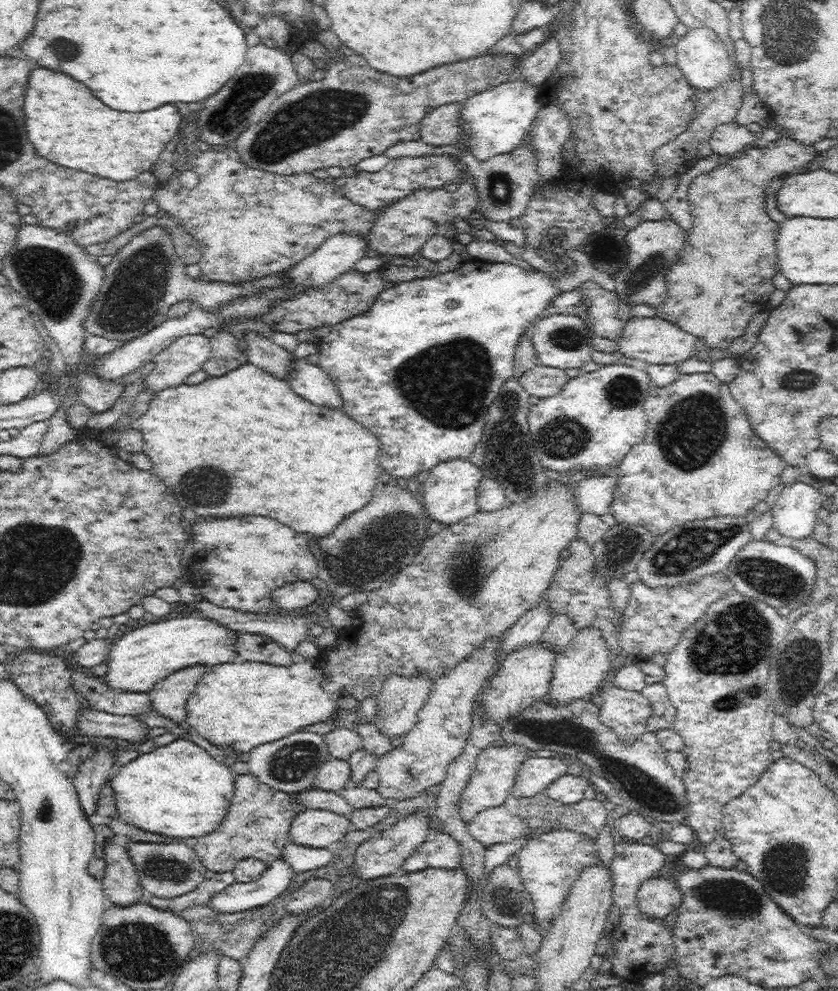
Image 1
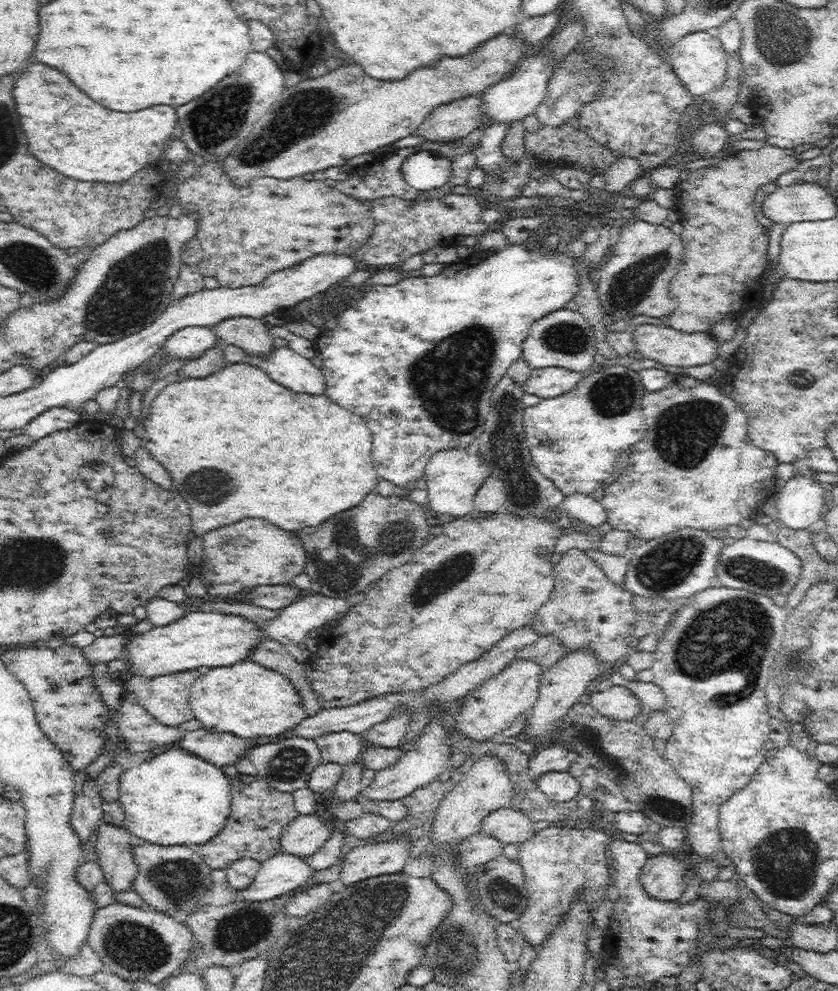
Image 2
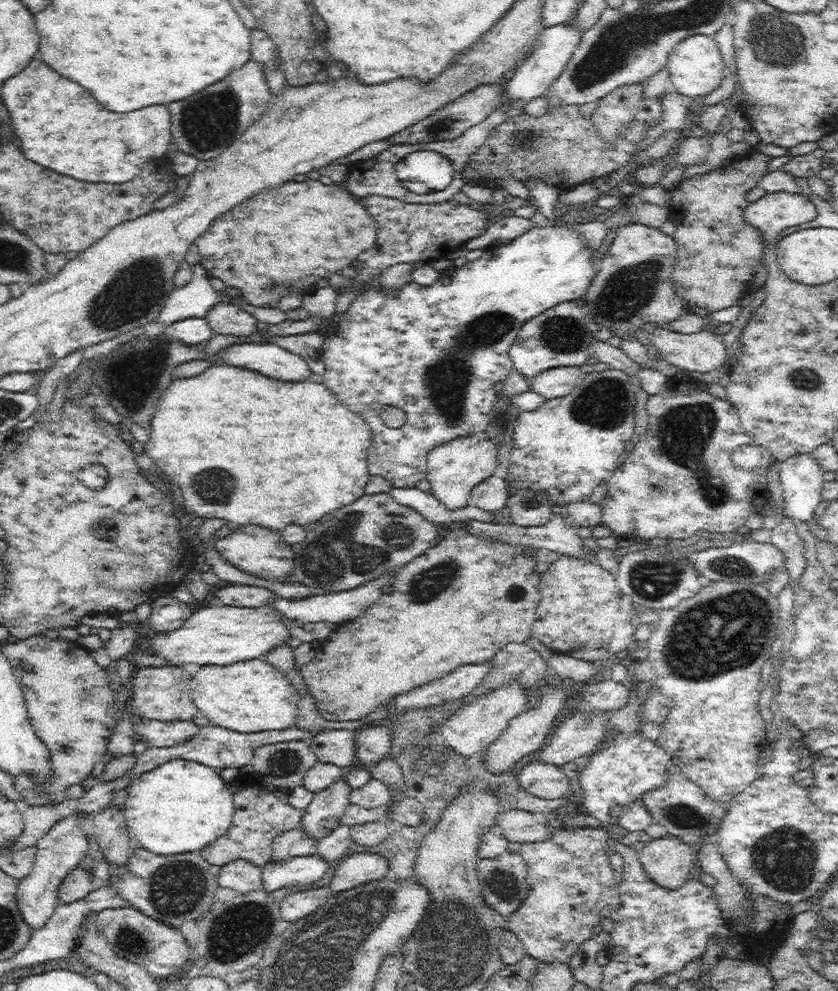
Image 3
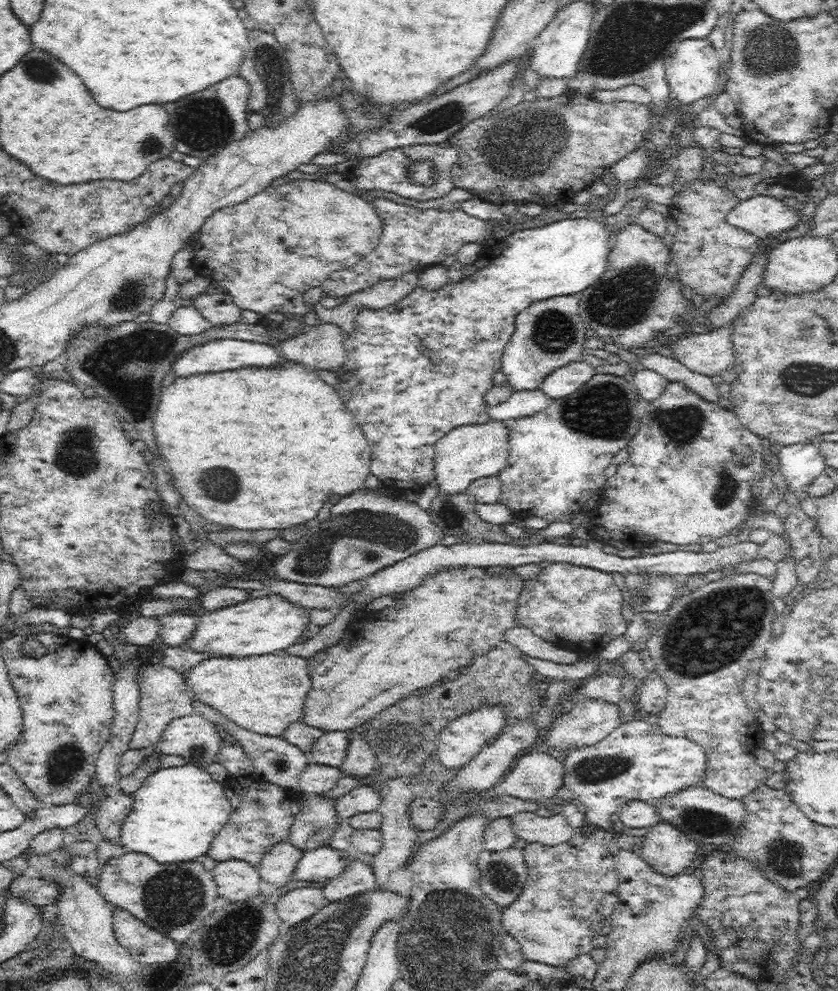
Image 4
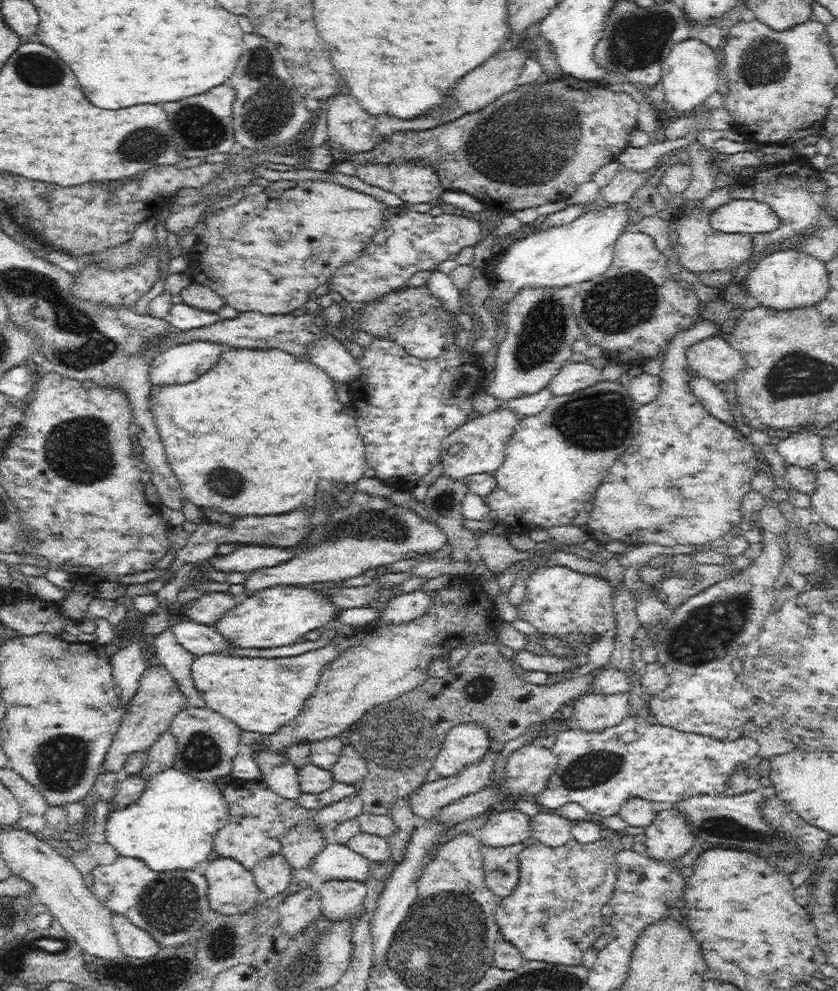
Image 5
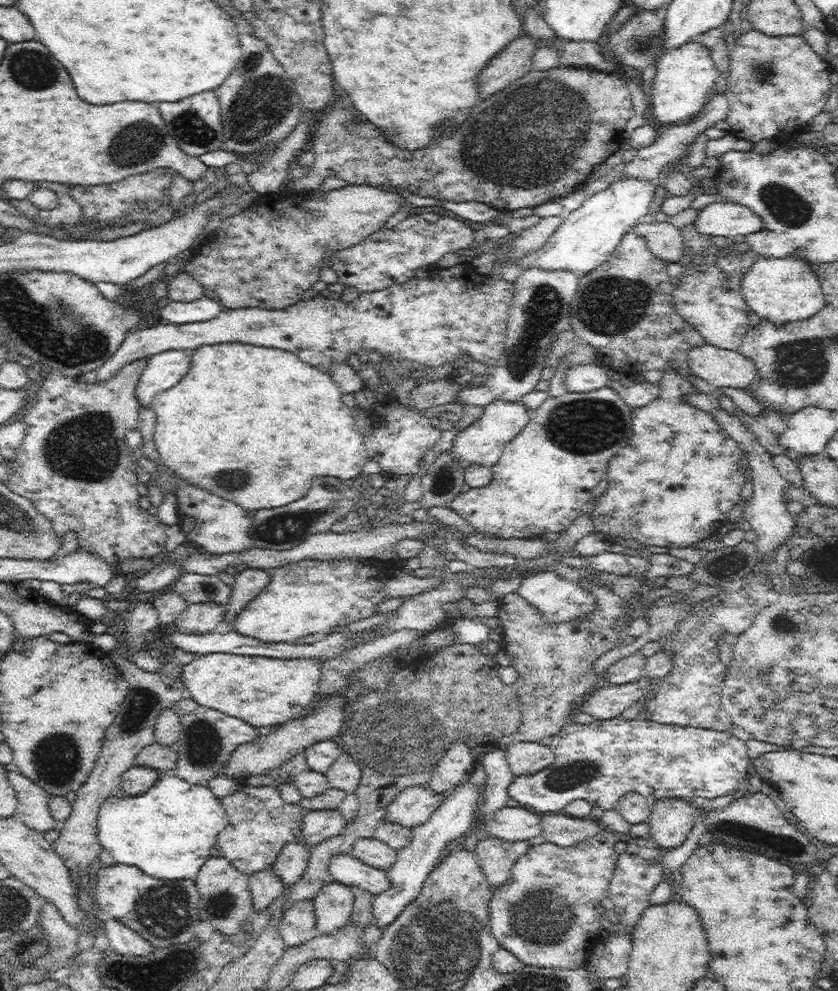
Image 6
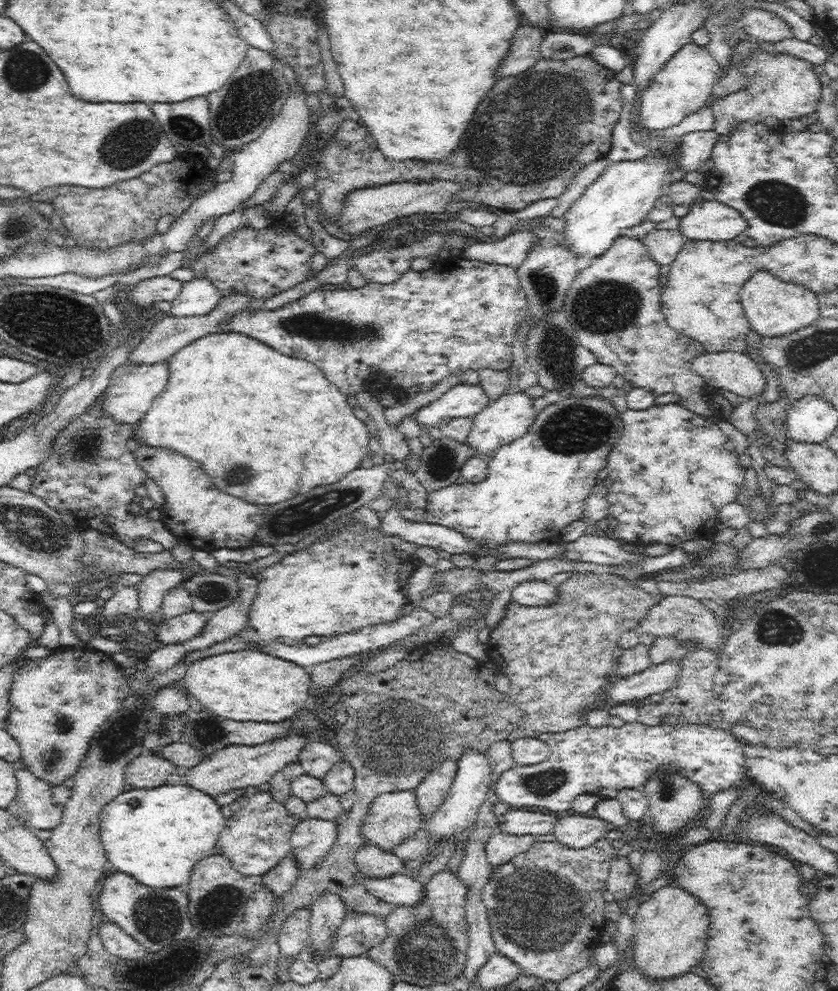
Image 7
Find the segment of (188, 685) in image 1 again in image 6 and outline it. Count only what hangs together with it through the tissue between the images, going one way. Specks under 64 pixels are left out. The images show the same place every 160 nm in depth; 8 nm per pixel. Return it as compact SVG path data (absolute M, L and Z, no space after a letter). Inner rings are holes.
M118 643L109 653L122 674L122 678L130 684L129 691L123 702L120 714L114 718L114 722L108 726L104 744L100 748L100 754L96 758L96 764L92 772L88 774L86 782L76 790L76 798L72 802L72 812L69 818L60 824L60 838L52 843L56 854L68 869L72 881L76 880L78 870L88 873L89 866L96 862L98 855L103 851L97 837L97 816L102 802L108 797L119 794L121 776L134 765L134 759L145 747L150 747L155 740L155 726L158 714L166 708L174 709L175 703L187 695L186 686L180 679L183 668L191 660L197 657L192 652L186 652L174 647L168 662L162 665L158 672L145 672L135 665L130 659L126 659L125 647Z

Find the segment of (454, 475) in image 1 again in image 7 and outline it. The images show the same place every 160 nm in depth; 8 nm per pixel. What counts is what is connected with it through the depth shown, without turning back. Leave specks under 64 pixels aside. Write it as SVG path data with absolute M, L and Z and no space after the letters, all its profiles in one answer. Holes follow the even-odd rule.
M514 389L506 392L498 400L489 401L484 410L472 417L473 427L466 443L479 456L491 458L498 448L524 436L535 421L536 415L533 399L528 397L524 391Z

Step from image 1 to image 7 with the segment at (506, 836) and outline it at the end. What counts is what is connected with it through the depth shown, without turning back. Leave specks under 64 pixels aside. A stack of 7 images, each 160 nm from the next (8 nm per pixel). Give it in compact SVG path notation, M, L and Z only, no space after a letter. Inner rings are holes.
M563 813L554 823L551 834L566 846L575 849L588 848L608 833L604 820L584 814Z

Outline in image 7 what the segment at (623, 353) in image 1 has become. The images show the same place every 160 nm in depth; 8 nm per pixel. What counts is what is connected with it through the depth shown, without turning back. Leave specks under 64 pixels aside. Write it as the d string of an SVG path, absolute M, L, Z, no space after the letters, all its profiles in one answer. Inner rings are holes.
M725 351L720 353L702 353L692 359L691 367L707 381L711 388L726 389L745 399L760 394L765 387L766 378L756 362L748 353L734 353Z

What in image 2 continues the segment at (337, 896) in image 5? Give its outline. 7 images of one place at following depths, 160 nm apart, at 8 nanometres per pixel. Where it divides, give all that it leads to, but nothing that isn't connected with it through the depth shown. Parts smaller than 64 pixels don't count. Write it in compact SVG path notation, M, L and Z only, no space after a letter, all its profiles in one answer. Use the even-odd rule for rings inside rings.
M407 836L354 846L342 860L340 879L350 886L367 878L399 873L409 859L408 852Z

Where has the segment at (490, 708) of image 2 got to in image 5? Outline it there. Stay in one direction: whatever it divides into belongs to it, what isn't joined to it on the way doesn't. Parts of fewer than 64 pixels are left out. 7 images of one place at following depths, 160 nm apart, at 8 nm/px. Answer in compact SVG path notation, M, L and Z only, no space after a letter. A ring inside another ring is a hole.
M467 722L457 724L448 731L442 748L437 752L433 769L442 777L451 777L459 773L464 767L478 762L488 751L491 738L488 731L480 723Z

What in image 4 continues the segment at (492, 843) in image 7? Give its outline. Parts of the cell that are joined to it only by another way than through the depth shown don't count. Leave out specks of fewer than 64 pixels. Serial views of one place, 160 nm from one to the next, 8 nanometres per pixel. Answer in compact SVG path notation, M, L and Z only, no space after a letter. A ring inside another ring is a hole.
M513 846L496 852L484 849L478 866L481 889L496 904L506 908L520 896L528 876L523 849Z

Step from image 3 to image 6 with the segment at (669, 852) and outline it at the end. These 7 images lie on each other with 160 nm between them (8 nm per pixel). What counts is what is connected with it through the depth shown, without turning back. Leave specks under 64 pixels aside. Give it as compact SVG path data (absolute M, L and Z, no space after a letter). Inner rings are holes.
M666 797L651 803L649 837L656 840L663 851L680 846L692 832L698 802Z

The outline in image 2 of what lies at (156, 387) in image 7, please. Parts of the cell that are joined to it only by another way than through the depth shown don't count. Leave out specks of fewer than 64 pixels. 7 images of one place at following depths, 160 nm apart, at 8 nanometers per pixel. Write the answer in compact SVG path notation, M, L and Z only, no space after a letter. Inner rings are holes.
M289 347L274 348L268 356L246 354L244 360L264 370L274 382L279 382L294 392L322 394L326 390L321 367L312 365L309 358L294 352Z

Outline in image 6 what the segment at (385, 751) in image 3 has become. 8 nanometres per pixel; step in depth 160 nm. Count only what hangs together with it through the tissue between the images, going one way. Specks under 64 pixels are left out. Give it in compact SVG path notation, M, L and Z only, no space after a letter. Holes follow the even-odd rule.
M342 751L341 755L325 772L329 786L347 793L354 793L361 780L361 770L350 753Z

